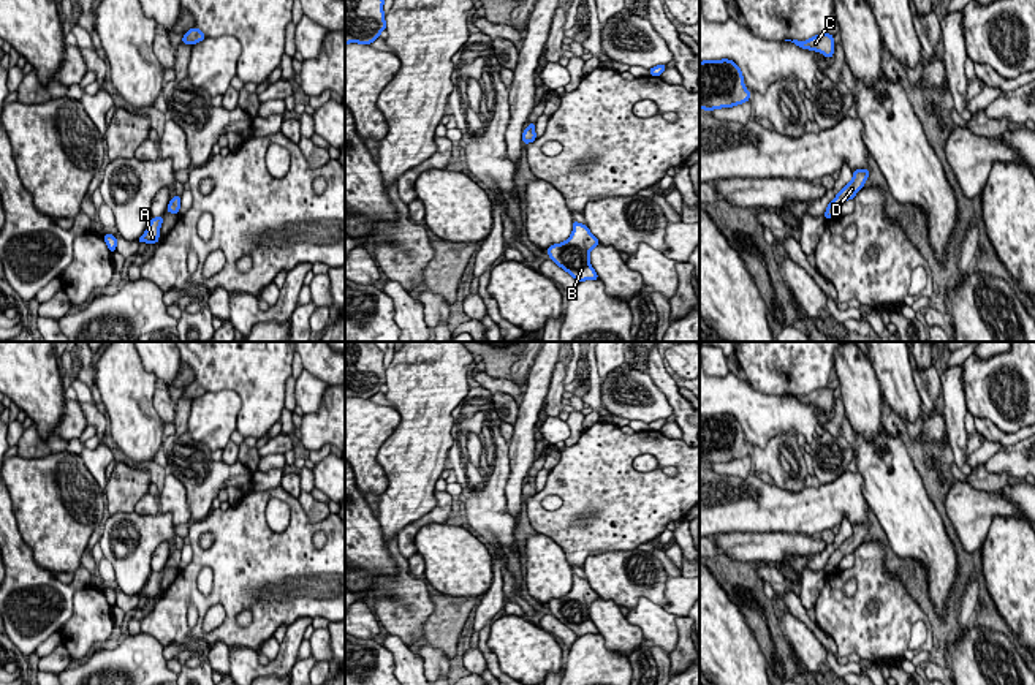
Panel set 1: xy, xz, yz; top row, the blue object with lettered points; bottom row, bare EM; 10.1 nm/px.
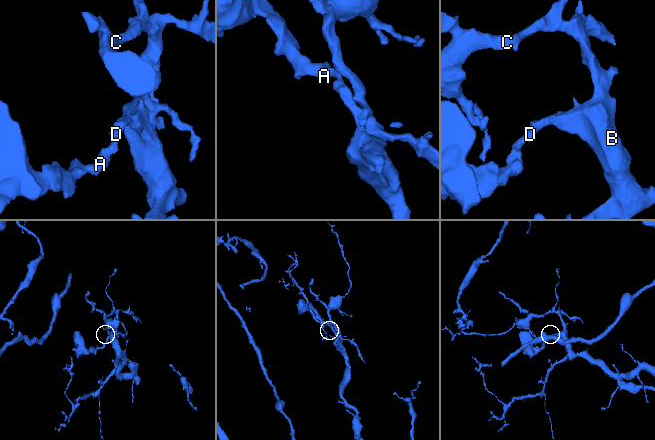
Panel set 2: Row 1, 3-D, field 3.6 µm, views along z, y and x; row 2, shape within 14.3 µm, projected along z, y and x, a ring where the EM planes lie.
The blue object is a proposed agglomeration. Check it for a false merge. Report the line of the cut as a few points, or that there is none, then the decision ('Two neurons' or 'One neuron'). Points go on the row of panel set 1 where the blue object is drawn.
No split. One neuron

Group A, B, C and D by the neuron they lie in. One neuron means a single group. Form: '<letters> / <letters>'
A B C D

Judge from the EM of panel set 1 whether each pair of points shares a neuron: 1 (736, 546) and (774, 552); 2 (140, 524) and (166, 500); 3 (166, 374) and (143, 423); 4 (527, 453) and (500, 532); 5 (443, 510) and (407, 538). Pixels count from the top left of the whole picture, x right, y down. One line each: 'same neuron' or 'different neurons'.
1: same neuron
2: different neurons
3: different neurons
4: different neurons
5: same neuron

